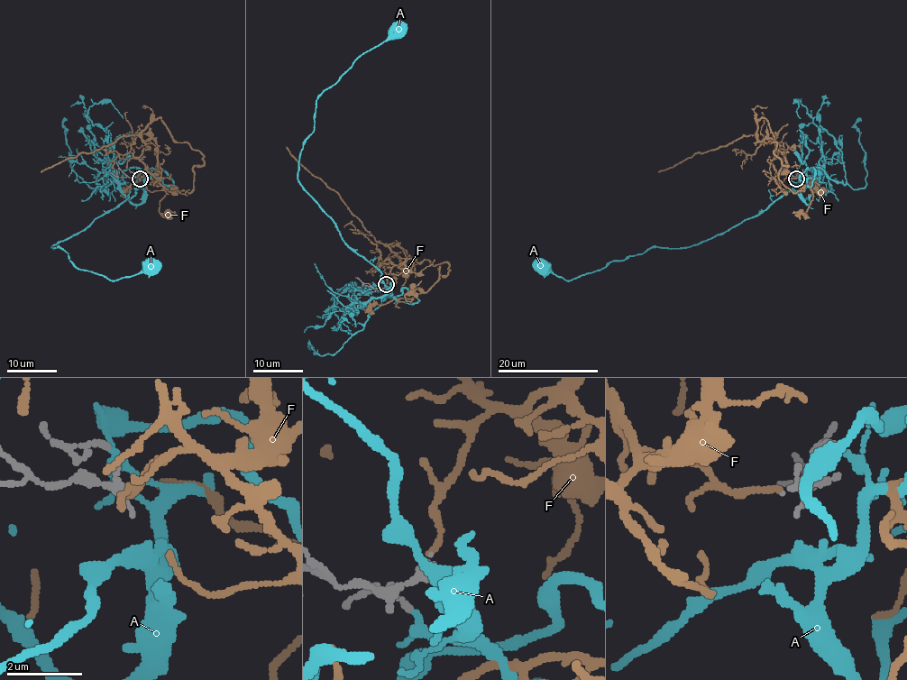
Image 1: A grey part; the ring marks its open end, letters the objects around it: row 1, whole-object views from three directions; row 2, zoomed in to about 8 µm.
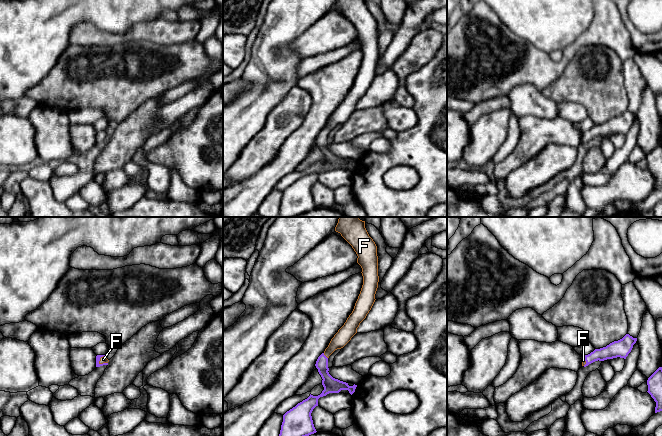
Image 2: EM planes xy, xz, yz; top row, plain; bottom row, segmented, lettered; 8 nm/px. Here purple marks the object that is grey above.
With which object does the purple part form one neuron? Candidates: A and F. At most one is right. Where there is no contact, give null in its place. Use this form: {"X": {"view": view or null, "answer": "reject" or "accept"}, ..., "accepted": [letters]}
{"A": {"view": null, "answer": "reject"}, "F": {"view": "xz", "answer": "accept"}, "accepted": ["F"]}

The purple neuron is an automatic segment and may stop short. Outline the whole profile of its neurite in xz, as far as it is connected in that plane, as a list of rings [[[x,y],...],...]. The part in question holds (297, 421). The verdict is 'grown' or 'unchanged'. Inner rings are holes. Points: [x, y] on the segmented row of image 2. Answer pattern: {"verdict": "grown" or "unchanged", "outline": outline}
{"verdict": "grown", "outline": [[[339,217],[335,231],[340,233],[356,252],[357,263],[362,268],[363,285],[352,313],[316,361],[315,366],[323,379],[324,390],[318,396],[310,394],[283,415],[279,436],[309,436],[316,433],[311,413],[318,406],[318,399],[341,390],[348,390],[352,395],[357,387],[355,384],[349,386],[348,383],[333,378],[328,372],[328,358],[335,350],[343,348],[357,333],[357,328],[376,300],[379,282],[377,246],[365,228],[365,221],[359,217]]]}

